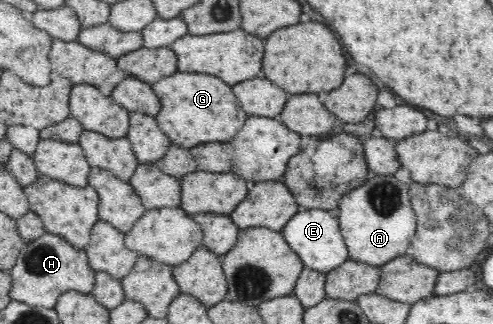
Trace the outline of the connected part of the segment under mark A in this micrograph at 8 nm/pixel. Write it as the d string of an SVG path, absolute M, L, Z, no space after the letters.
M370 173L358 188L342 194L334 209L349 258L380 267L394 257L408 254L417 228L416 211L409 196L410 185L394 176Z

